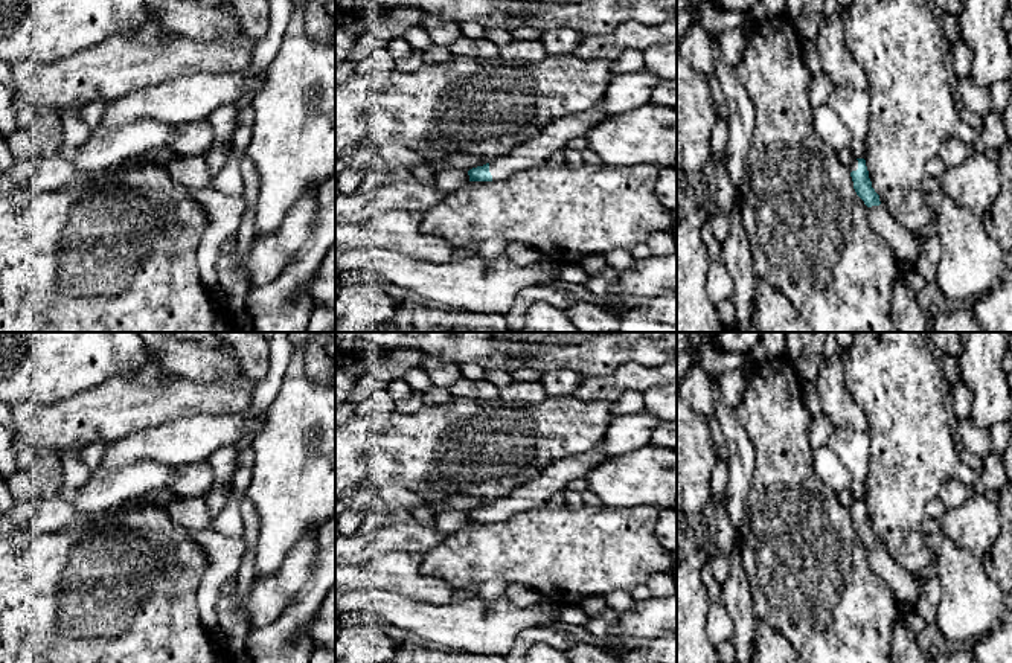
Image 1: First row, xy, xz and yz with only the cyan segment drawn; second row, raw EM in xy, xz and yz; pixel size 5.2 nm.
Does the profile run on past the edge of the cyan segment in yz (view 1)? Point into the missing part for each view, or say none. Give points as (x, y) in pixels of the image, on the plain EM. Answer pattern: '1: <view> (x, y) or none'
1: yz (854, 506)

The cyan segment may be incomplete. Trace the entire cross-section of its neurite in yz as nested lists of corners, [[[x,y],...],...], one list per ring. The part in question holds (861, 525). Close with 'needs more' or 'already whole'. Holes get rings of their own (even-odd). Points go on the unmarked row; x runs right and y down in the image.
[[[853,500],[847,508],[850,512],[850,518],[853,523],[853,530],[857,536],[864,543],[867,549],[879,547],[879,536],[872,529],[872,523],[869,520],[869,512],[864,500]]]; needs more

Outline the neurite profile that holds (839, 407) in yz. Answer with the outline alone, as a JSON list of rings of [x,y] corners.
[[[838,355],[828,358],[820,367],[815,386],[823,415],[834,428],[866,428],[864,412],[857,405],[846,389],[843,366]]]

